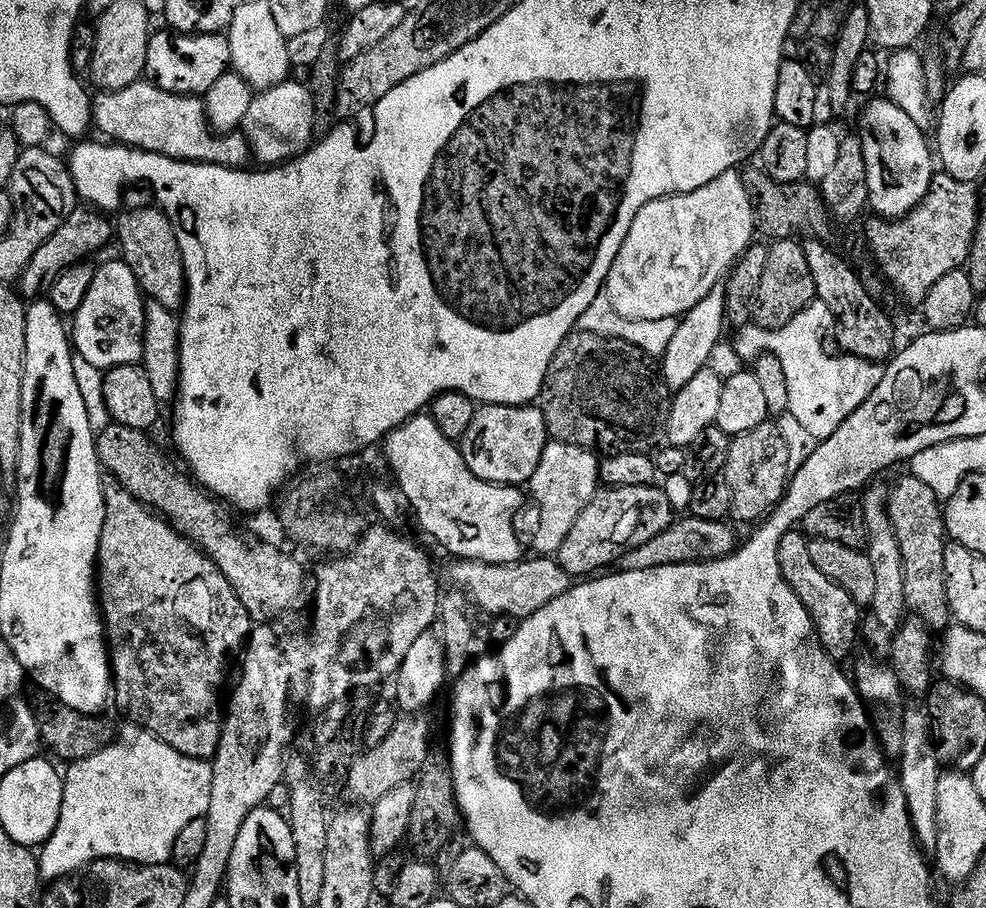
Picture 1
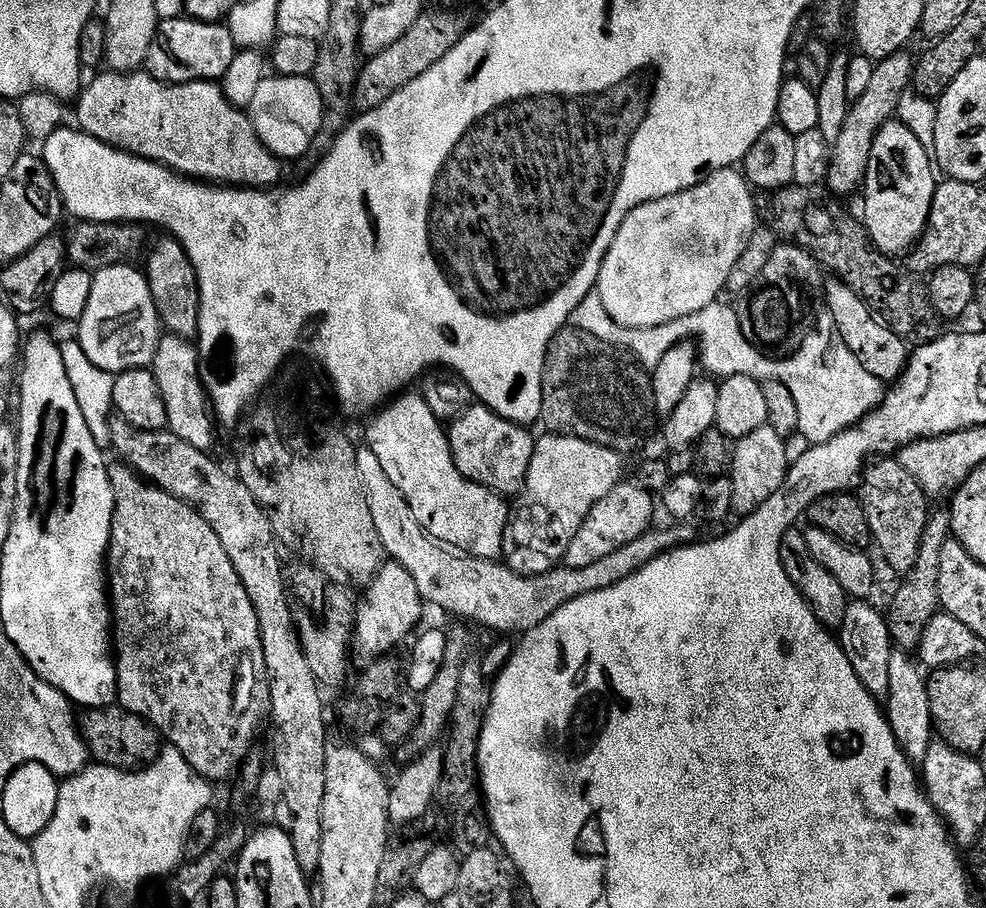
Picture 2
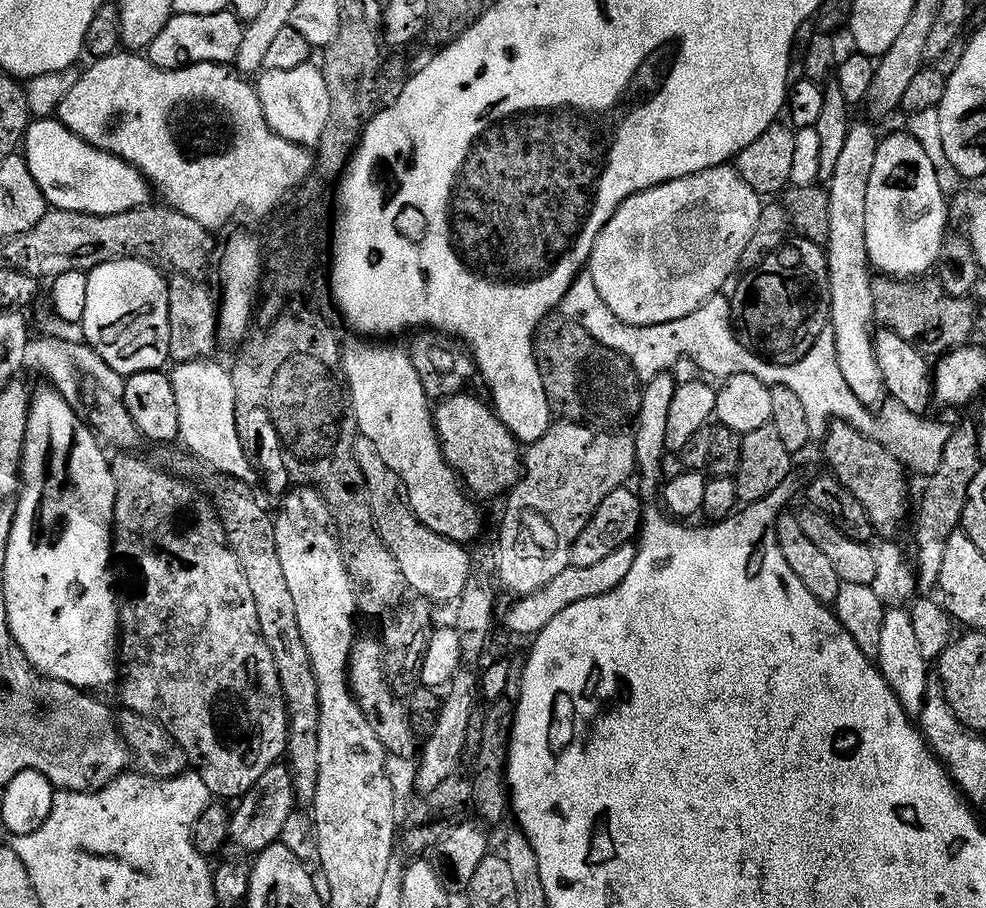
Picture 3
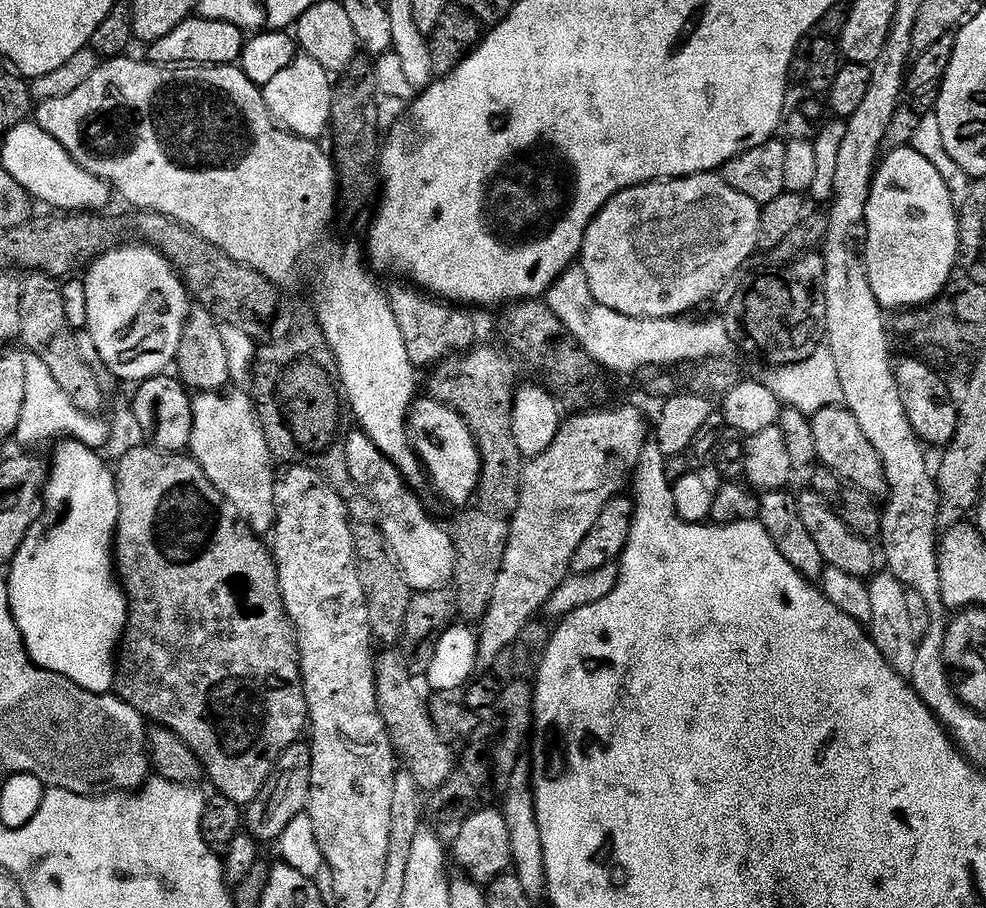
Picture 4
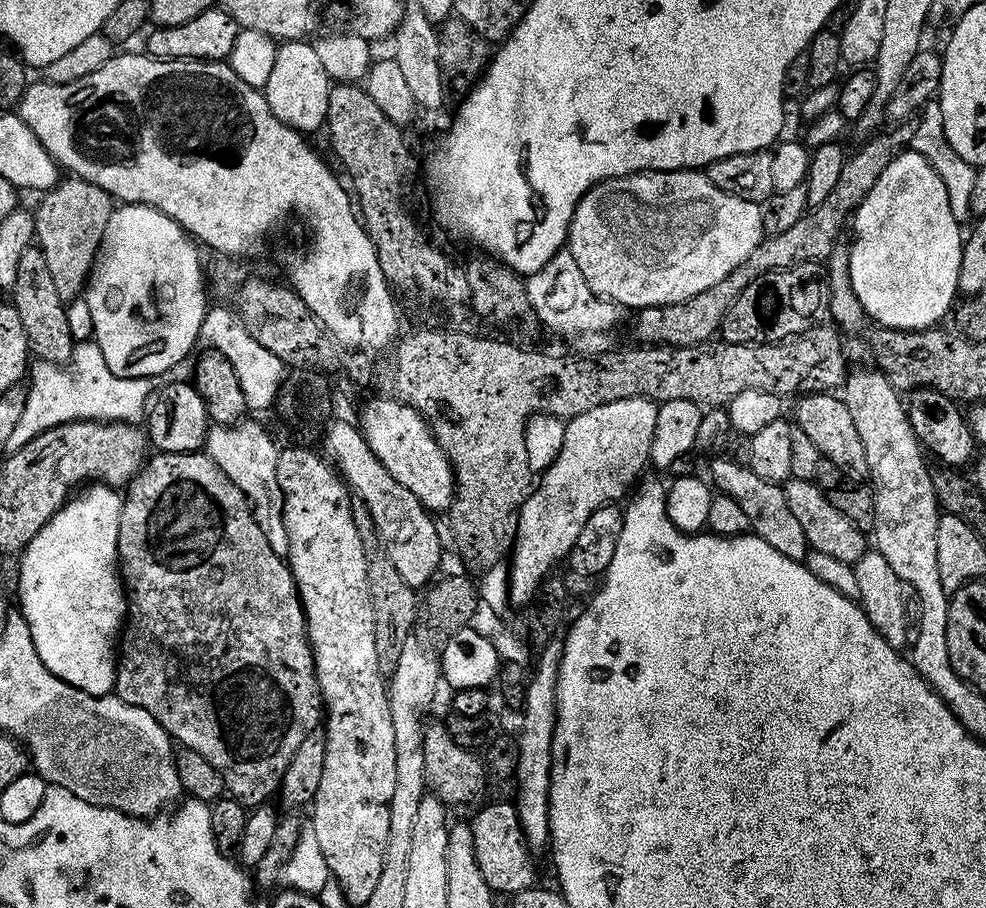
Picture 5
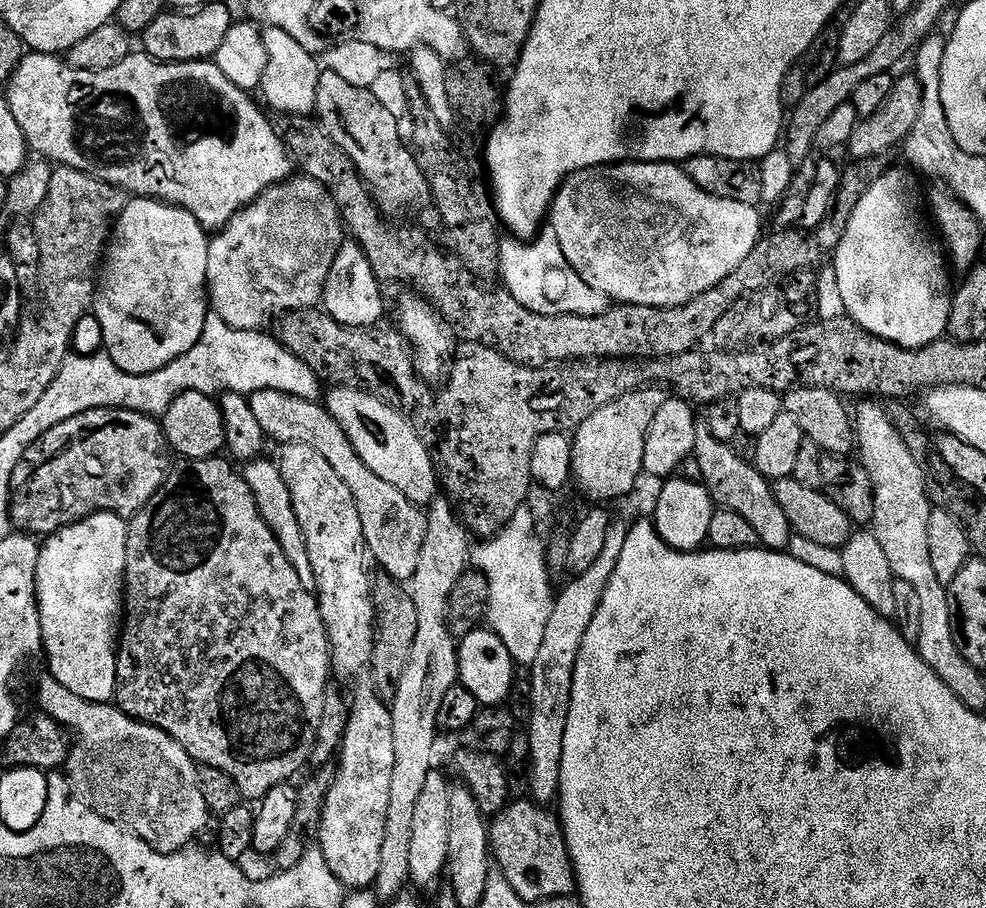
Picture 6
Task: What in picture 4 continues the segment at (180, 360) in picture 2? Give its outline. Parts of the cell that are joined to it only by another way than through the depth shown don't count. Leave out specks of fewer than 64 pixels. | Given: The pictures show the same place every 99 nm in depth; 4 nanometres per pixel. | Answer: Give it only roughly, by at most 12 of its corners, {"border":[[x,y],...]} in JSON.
{"border":[[249,393],[191,397],[190,455],[264,538],[272,451]]}

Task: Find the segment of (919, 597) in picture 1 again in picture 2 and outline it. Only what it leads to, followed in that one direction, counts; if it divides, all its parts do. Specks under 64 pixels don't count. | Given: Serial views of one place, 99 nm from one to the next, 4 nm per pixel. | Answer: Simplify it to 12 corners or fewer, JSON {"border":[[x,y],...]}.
{"border":[[896,458],[863,473],[858,499],[896,572],[918,562],[930,497]]}

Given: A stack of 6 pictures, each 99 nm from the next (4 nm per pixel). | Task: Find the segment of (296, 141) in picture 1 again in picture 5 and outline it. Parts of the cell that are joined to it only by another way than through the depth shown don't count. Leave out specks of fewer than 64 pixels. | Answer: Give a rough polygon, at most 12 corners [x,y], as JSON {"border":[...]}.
{"border":[[308,42],[279,45],[266,89],[288,128],[328,122],[334,81]]}

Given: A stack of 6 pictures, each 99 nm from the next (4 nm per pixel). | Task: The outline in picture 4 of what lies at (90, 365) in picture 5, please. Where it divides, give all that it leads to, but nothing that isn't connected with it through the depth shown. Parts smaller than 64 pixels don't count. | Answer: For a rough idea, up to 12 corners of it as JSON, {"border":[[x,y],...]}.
{"border":[[27,353],[16,438],[67,436],[104,449],[109,426],[74,406],[46,362]]}

